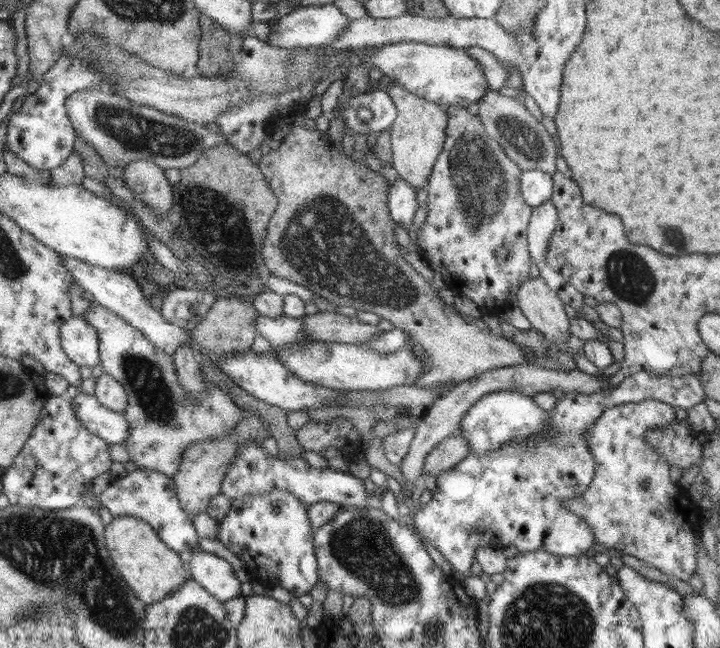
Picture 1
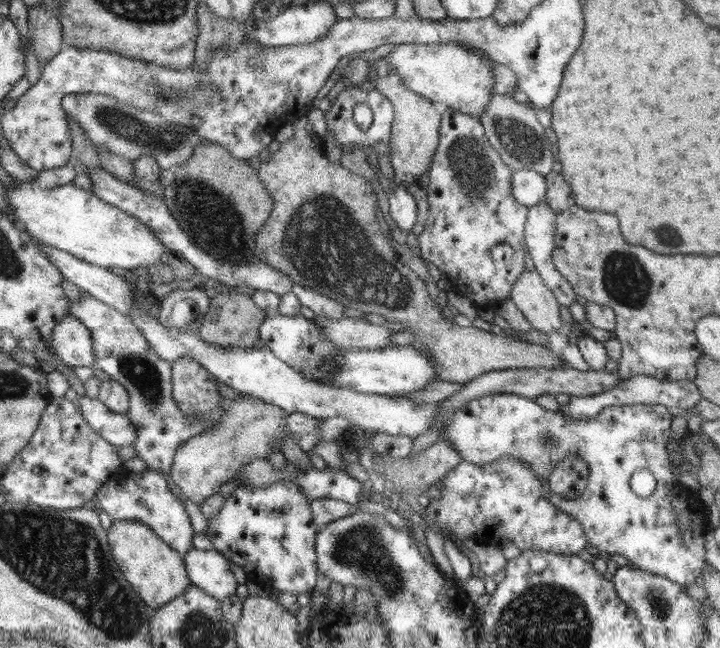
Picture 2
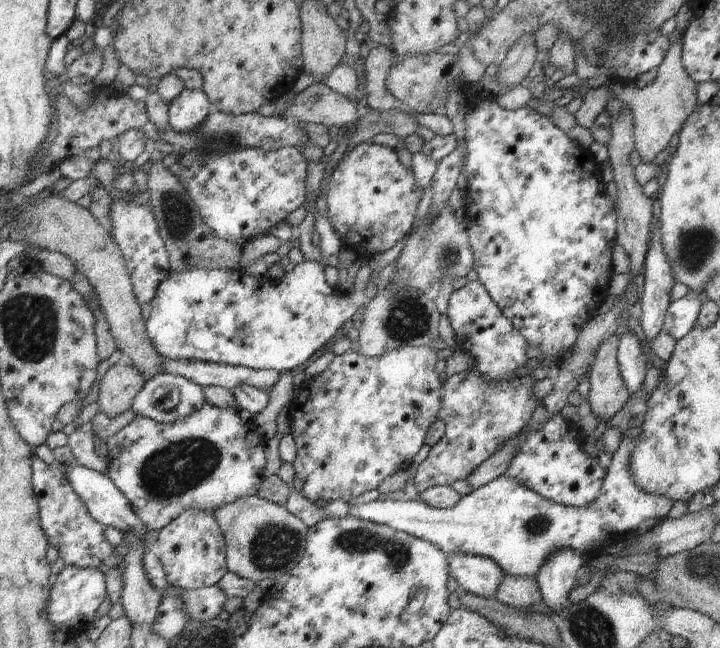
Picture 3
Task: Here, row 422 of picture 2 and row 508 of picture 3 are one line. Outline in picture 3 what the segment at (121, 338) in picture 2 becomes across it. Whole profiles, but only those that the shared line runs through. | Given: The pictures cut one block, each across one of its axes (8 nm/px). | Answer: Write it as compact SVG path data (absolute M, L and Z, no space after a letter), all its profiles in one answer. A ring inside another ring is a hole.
M209 403L204 404L198 412L194 412L194 414L186 416L186 418L180 418L172 423L158 423L150 418L140 416L136 417L133 422L130 422L130 424L124 426L124 428L119 429L118 432L112 434L112 436L105 440L106 445L108 445L108 455L106 458L107 461L110 462L107 477L114 486L118 488L118 491L122 492L123 496L126 496L126 500L128 500L132 512L138 516L138 520L142 522L142 526L148 531L160 531L162 528L165 528L170 524L174 518L178 518L182 512L185 512L190 508L212 513L218 510L218 508L228 506L228 504L232 504L232 502L240 500L240 498L248 498L257 495L258 488L263 481L262 478L264 478L266 466L266 456L264 451L267 442L268 440L264 438L264 436L258 434L256 426L253 426L252 421L244 422L234 410L220 410L220 408L211 406Z

